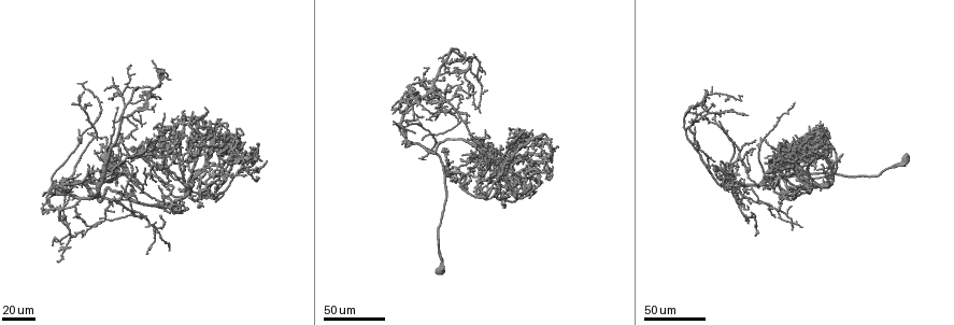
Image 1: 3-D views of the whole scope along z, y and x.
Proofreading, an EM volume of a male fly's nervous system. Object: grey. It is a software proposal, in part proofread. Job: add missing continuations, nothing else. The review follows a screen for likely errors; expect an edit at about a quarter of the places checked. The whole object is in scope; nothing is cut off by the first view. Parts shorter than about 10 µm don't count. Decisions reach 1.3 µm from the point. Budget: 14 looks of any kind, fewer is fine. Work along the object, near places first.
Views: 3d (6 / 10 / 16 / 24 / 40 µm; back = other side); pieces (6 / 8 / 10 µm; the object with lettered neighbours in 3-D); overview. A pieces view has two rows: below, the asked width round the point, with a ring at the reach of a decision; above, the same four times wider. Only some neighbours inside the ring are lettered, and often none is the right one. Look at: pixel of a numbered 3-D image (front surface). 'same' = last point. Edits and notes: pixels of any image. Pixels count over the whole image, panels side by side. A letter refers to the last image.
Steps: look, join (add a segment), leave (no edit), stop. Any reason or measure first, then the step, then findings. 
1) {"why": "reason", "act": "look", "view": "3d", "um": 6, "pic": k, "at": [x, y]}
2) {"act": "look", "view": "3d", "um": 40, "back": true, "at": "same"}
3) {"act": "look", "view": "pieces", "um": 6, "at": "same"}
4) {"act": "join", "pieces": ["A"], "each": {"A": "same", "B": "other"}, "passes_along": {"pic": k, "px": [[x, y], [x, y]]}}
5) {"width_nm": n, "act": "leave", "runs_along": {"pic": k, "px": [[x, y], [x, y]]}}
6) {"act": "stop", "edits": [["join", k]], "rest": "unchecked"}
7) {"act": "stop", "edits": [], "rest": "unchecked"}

{"why": "tapers out", "act": "look", "view": "3d", "um": 24, "pic": 1, "at": [767, 143]}

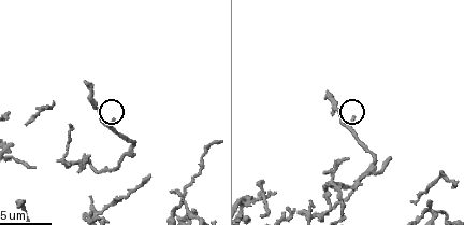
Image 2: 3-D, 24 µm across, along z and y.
{"act": "look", "view": "pieces", "um": 8, "pic": 2, "at": [114, 118]}

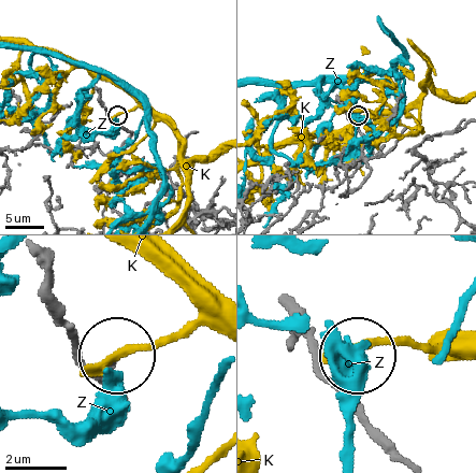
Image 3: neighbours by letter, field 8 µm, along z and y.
{"width_nm": 190, "act": "leave", "each": {"K": "other", "Z": "other"}, "found": "no lettered segment goes on from it"}

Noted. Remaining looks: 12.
{"why": "free end", "act": "look", "view": "3d", "um": 24, "pic": 1, "at": [523, 173]}

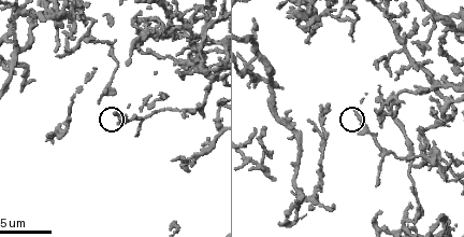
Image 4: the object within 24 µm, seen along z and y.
{"why": "what lies round it", "act": "look", "view": "pieces", "um": 6, "pic": 4, "at": [114, 113]}

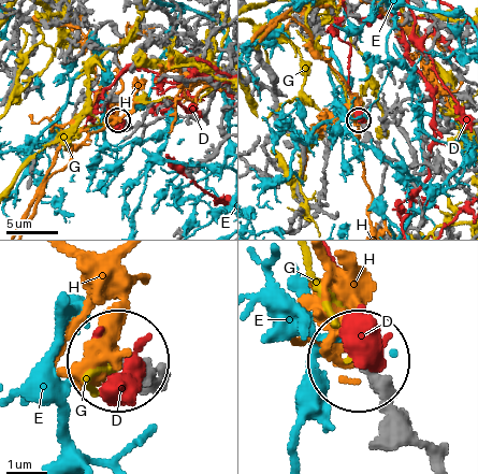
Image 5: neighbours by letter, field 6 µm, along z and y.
{"act": "leave", "each": {"D": "other", "E": "other", "G": "other", "H": "other"}, "found": "none of them fits"}

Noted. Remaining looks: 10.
{"why": "free end", "act": "look", "view": "pieces", "um": 8, "pic": 4, "at": [382, 212]}

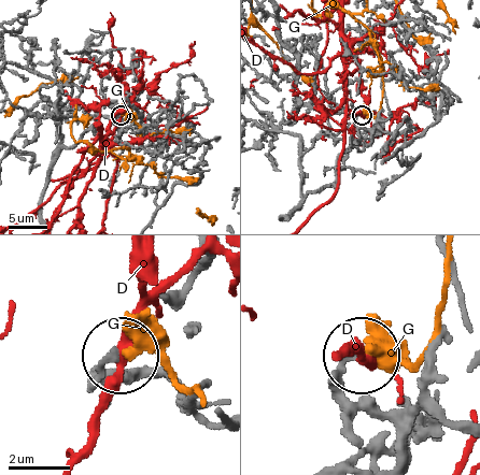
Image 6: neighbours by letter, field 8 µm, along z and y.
{"act": "leave", "each": {"D": "other", "G": "other"}, "runs_along": {"pic": 6, "px": [[397, 458], [392, 427], [349, 396], [346, 373], [358, 358]]}, "found": "no lettered segment goes on from it"}

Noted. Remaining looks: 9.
{"why": "an open end", "act": "look", "view": "3d", "um": 6, "pic": 4, "at": [298, 25]}

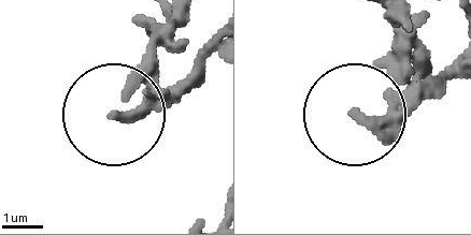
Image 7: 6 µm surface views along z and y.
{"act": "look", "view": "pieces", "um": 8, "pic": 7, "at": [354, 115]}

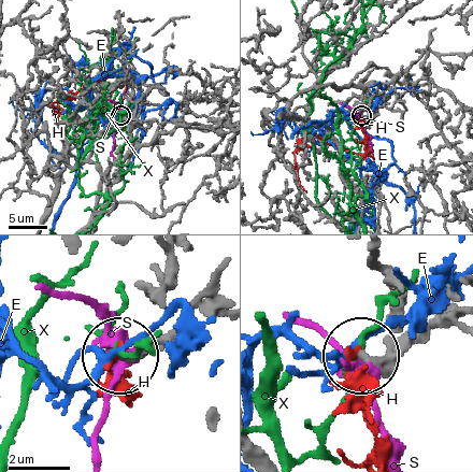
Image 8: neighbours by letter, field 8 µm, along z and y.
{"width_nm": 220, "act": "leave", "each": {"E": "other", "H": "other", "S": "other", "X": "other"}, "found": "none of them fits"}

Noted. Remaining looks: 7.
{"why": "end of a long branch", "act": "look", "view": "3d", "um": 40, "pic": 1, "at": [821, 162]}

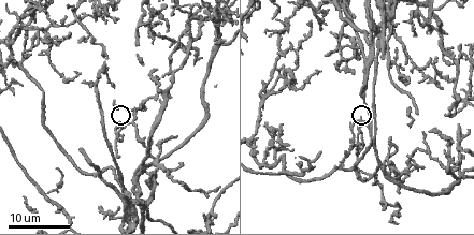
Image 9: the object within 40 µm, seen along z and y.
{"why": "see the neighbours", "act": "look", "view": "pieces", "um": 8, "pic": 9, "at": [122, 120]}

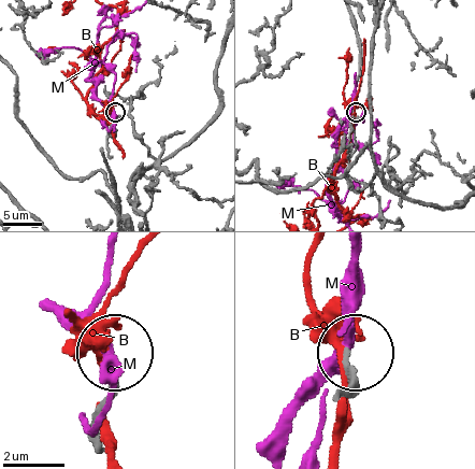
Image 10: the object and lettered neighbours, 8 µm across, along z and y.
{"act": "leave", "each": {"B": "other", "M": "other"}, "found": "no lettered segment goes on from it"}

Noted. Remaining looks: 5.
{"act": "look", "view": "pieces", "um": 6, "pic": 2, "at": [32, 165]}

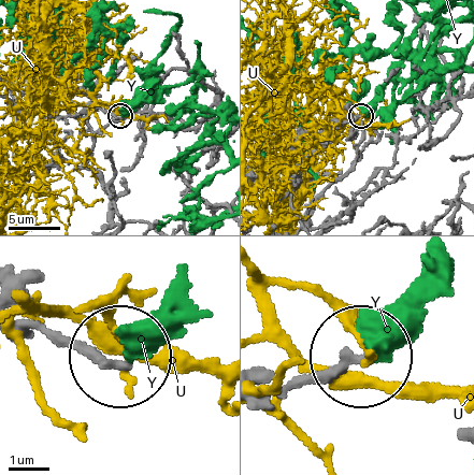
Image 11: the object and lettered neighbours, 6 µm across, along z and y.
{"act": "leave", "each": {"U": "other", "Y": "other"}, "runs_along": {"pic": 11, "px": [[19, 324], [119, 364]]}, "found": "no lettered segment goes on from it"}

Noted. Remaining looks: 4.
{"act": "stop", "edits": [], "rest": "unchecked"}

